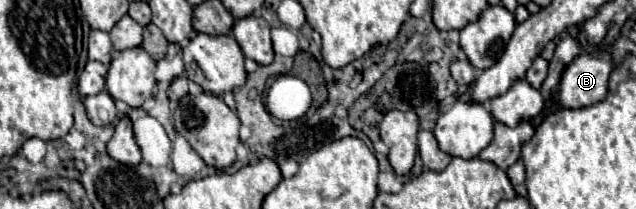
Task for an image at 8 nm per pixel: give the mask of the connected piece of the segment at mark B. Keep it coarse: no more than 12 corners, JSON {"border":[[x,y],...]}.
{"border":[[608,50],[580,54],[562,74],[560,104],[602,102],[614,62]]}

